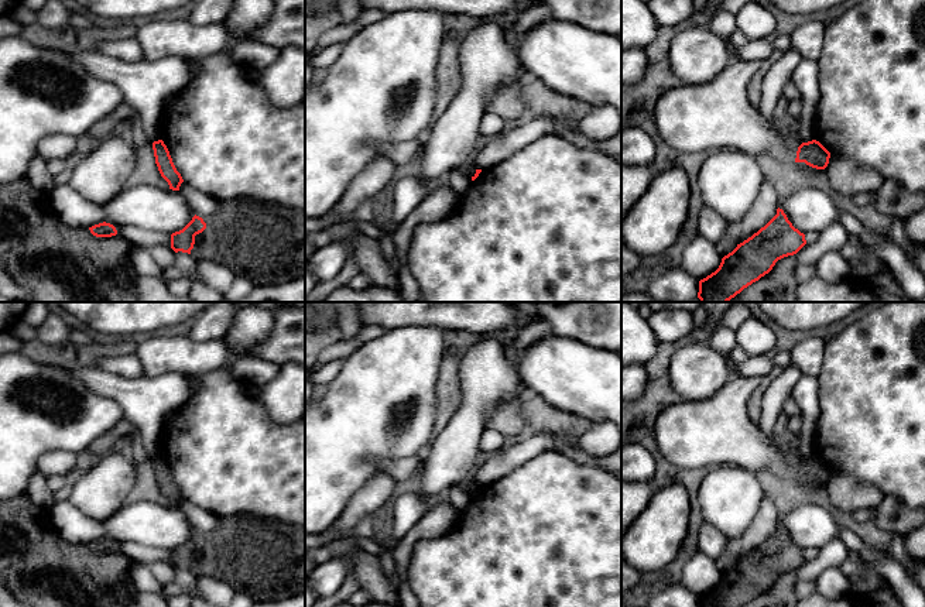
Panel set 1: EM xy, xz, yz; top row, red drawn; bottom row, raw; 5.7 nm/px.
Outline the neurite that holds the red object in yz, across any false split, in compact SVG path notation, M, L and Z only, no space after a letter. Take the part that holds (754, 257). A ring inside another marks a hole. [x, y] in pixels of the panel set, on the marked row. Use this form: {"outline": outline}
{"outline": "M782 209L757 233L722 258L719 268L699 281L700 302L729 302L768 274L775 263L796 254L805 234L792 226Z"}

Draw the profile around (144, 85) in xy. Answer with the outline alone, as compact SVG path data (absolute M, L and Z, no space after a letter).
M97 49L68 55L95 78L112 82L121 90L124 102L141 116L143 128L153 143L160 140L164 100L184 90L198 73L193 62L178 55L140 62L116 59Z

